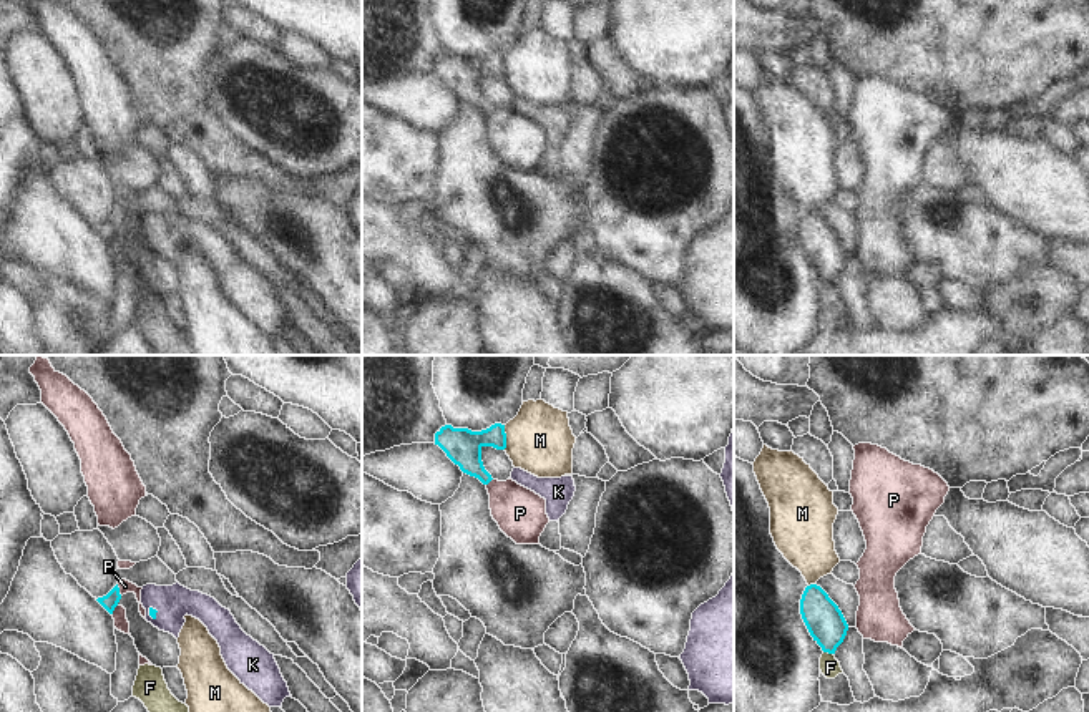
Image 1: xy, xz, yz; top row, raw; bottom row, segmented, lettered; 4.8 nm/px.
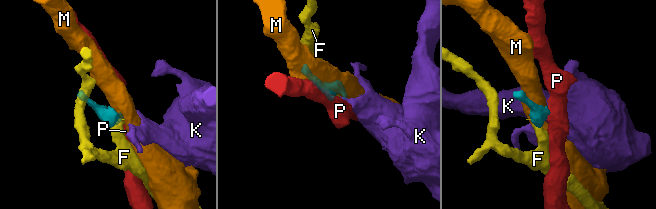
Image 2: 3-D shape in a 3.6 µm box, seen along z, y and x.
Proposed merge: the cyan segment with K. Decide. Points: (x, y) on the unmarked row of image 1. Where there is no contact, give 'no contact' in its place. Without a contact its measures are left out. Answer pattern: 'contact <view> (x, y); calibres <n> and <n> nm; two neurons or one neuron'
contact xy (150, 241); calibres 30 and 170 nm; one neuron

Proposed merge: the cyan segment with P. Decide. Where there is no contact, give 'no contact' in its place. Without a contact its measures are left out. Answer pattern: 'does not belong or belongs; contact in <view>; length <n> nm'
does not belong; contact in xy; length 60 nm

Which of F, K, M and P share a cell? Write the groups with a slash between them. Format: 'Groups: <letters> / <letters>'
Groups: F / K / M / P.

